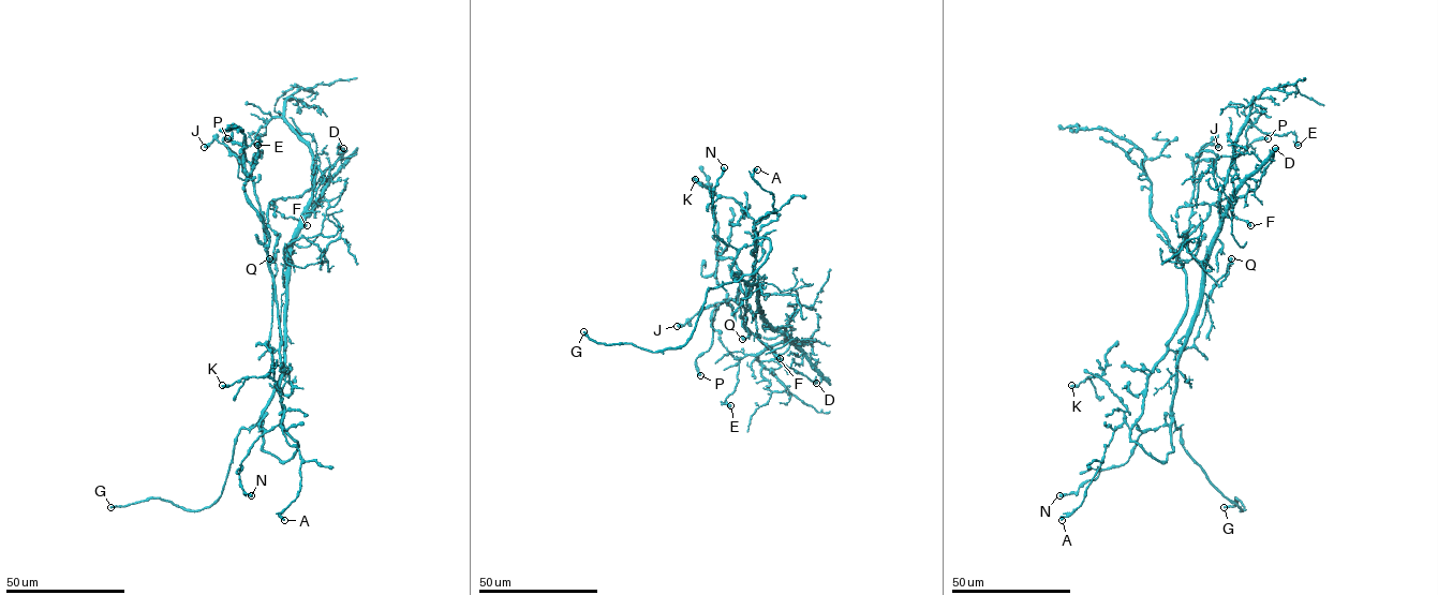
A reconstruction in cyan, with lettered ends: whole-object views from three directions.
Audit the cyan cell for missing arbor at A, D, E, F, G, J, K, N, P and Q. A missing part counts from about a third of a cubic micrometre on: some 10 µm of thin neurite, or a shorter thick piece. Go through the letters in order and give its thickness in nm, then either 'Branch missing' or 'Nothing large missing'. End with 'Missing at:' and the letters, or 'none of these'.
A: Thickness 200 nm. Nothing large missing
D: Thickness 650 nm. Nothing large missing
E: Thickness 320 nm. Nothing large missing
F: Thickness 550 nm. Nothing large missing
G: Thickness 460 nm. Branch missing
J: Thickness 600 nm. Nothing large missing
K: Thickness 550 nm. Nothing large missing
N: Thickness 600 nm. Nothing large missing
P: Thickness 650 nm. Nothing large missing
Q: Thickness 650 nm. Nothing large missing
Missing at: G

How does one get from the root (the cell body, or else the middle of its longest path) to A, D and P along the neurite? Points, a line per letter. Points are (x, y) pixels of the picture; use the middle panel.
A: (737, 281), (770, 252), (754, 225), (774, 209), (774, 195), (754, 178), (757, 169)
D: (737, 281), (765, 261), (769, 239), (754, 242), (750, 295), (739, 288), (741, 318), (787, 367), (816, 383)
P: (737, 281), (765, 261), (769, 239), (754, 242), (750, 295), (740, 287), (713, 310), (700, 375)

